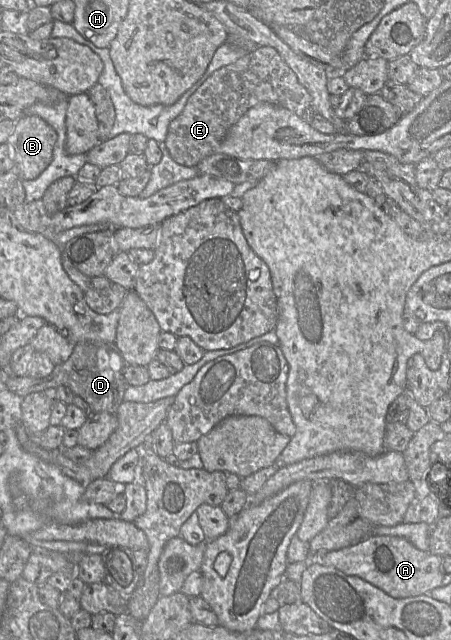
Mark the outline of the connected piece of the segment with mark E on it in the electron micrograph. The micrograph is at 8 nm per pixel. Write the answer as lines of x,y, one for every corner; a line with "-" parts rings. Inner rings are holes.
257,46
244,57
210,75
189,97
183,111
170,123
163,146
178,164
196,167
206,157
220,152
221,143
230,127
248,109
259,103
270,103
286,108
300,117
305,108
311,104
311,96
307,89
299,83
293,70
283,60
279,52
271,46

